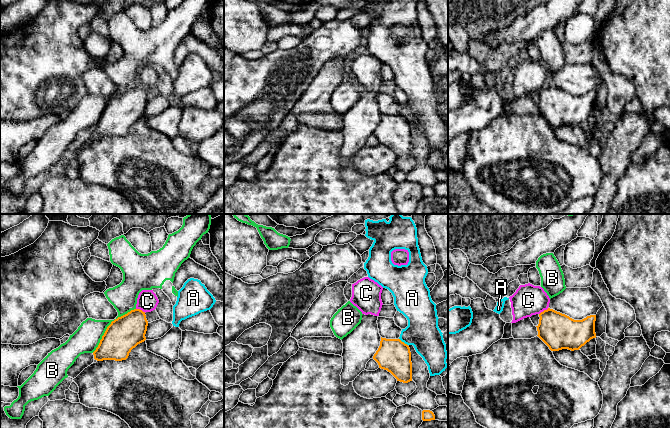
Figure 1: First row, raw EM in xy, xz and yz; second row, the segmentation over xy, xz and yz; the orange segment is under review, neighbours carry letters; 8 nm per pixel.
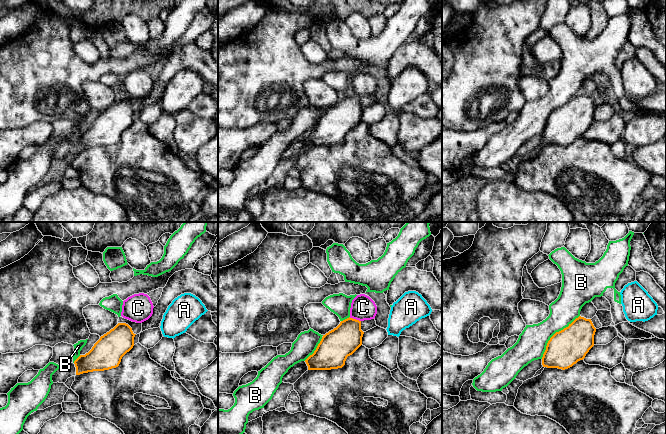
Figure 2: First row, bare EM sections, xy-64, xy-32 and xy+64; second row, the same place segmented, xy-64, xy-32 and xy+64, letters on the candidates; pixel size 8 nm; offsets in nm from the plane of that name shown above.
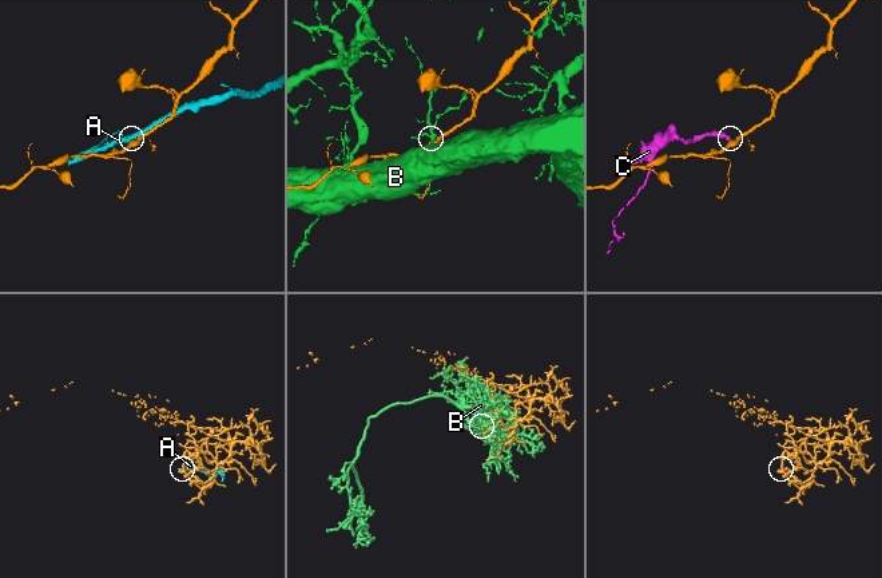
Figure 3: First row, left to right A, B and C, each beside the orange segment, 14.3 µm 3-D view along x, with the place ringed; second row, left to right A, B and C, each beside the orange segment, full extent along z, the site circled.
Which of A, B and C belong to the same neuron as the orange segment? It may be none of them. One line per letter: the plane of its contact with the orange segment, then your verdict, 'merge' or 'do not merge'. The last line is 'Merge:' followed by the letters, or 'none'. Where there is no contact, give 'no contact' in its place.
A: xz | do not merge
B: xy | do not merge
C: xy | do not merge
Merge: none

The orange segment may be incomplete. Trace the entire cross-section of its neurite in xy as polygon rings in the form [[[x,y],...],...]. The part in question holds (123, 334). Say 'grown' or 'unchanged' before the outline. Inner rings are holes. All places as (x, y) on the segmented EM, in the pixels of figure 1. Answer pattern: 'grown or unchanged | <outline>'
unchanged | [[[140,309],[131,310],[118,317],[107,327],[98,347],[93,352],[94,359],[126,360],[131,350],[146,340],[147,326],[145,312]]]

